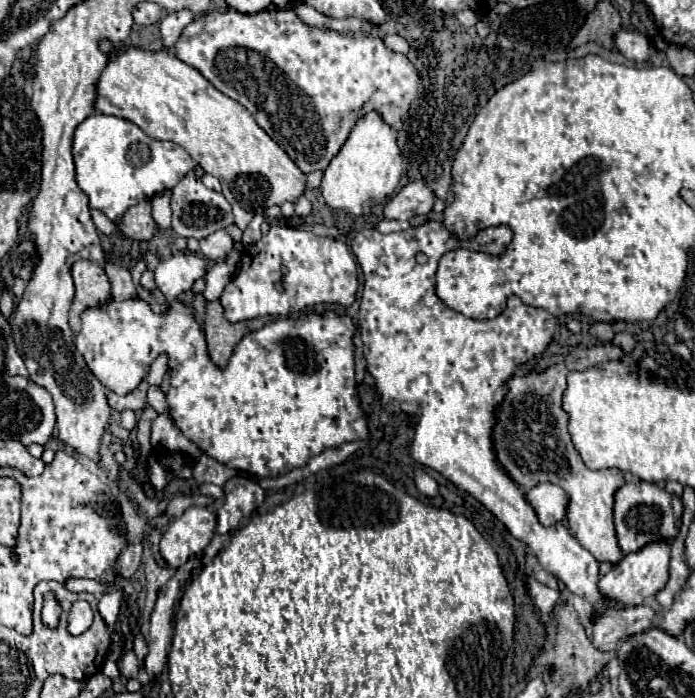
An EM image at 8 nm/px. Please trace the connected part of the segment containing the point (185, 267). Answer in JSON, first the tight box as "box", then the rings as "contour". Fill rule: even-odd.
{"box":[155,251,205,309],"contour":[[[189,251],[161,261],[155,269],[155,283],[167,301],[167,309],[183,291],[189,291],[199,277],[205,277],[205,273],[205,259]]]}

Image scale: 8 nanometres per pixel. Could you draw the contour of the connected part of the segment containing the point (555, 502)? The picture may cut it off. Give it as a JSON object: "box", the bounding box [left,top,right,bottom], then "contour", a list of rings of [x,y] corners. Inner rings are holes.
{"box":[525,483,567,527],"contour":[[[541,483],[525,493],[527,503],[537,513],[537,519],[541,525],[549,527],[565,519],[567,513],[567,493],[559,489],[559,485],[553,483]]]}

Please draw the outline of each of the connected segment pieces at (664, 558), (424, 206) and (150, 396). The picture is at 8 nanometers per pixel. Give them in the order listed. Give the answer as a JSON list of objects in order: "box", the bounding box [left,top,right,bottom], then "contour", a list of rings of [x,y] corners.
[{"box":[599,541,671,607],"contour":[[[653,541],[643,545],[635,553],[627,553],[619,559],[619,563],[613,565],[613,569],[601,577],[599,581],[599,591],[603,597],[613,599],[621,607],[631,607],[631,605],[641,605],[647,597],[657,595],[665,583],[669,581],[669,555],[671,553],[671,543],[669,541]]]},{"box":[383,181,435,221],"contour":[[[423,181],[407,183],[393,199],[383,207],[385,219],[407,221],[415,215],[427,215],[433,209],[435,195]]]},{"box":[147,385,169,415],"contour":[[[151,385],[151,387],[149,387],[149,393],[147,393],[147,401],[149,401],[149,405],[153,405],[153,407],[155,407],[155,411],[157,411],[157,413],[169,415],[167,397],[165,397],[165,393],[163,393],[159,387],[155,387],[155,385]]]}]

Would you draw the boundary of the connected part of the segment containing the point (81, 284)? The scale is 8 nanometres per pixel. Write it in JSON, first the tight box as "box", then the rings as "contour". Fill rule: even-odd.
{"box":[69,259,111,333],"contour":[[[79,259],[73,263],[73,281],[75,281],[75,299],[69,311],[69,325],[73,333],[81,329],[81,313],[89,307],[105,307],[111,295],[111,285],[105,271],[91,261]]]}

